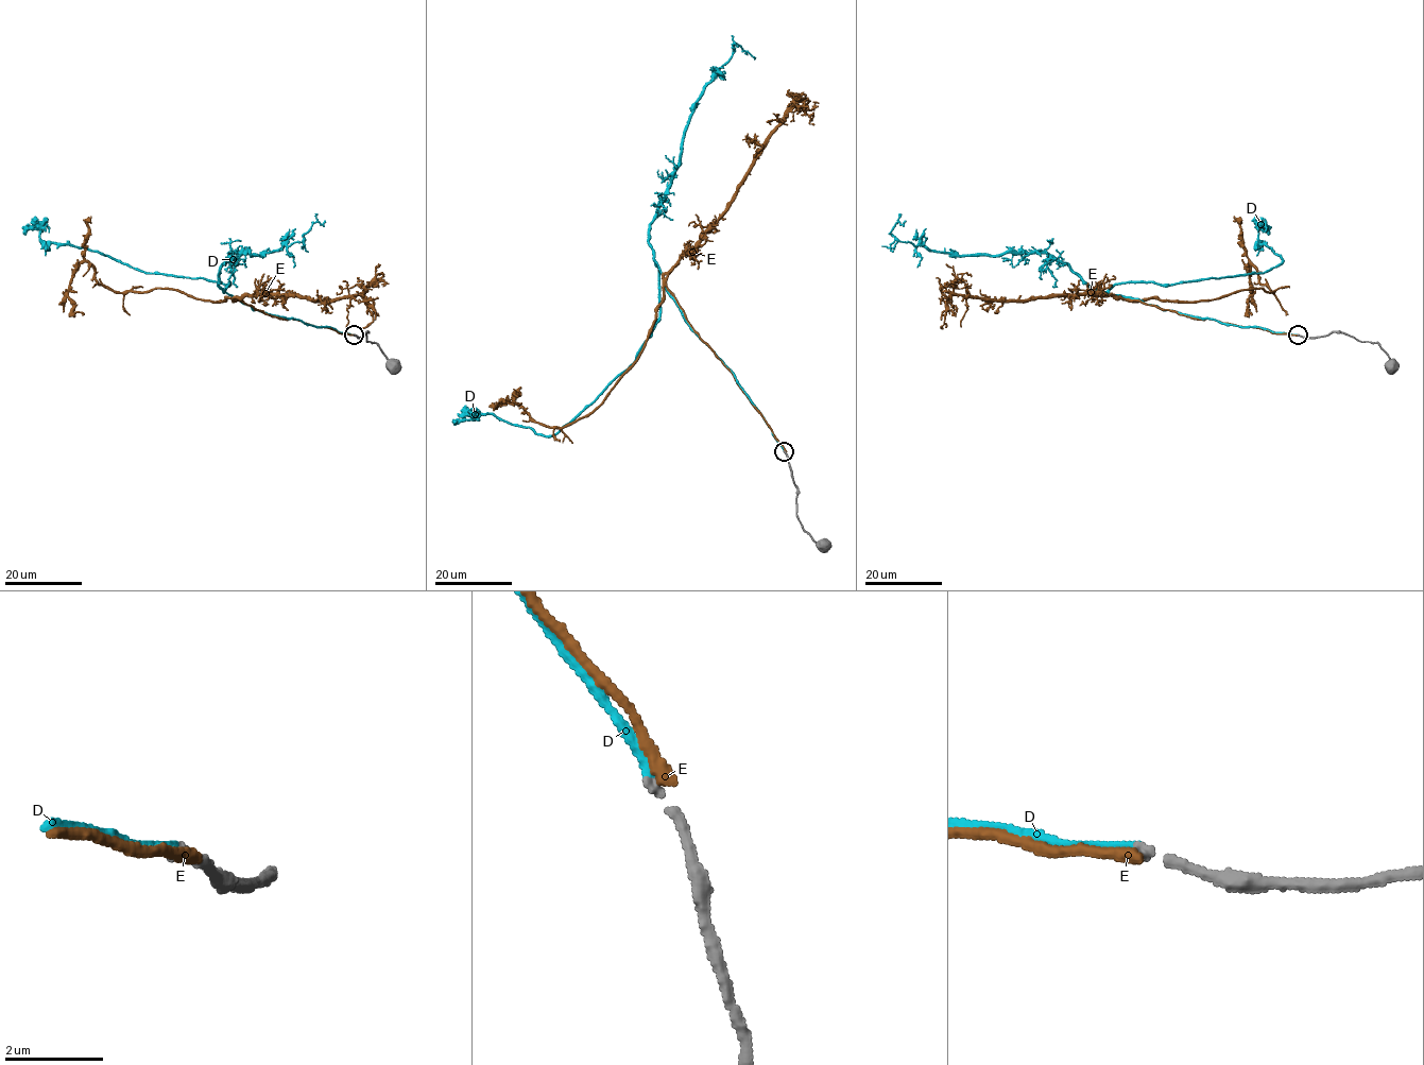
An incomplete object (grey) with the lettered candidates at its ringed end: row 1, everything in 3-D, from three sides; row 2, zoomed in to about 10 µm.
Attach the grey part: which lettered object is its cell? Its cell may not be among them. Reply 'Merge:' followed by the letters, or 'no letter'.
Merge: D

